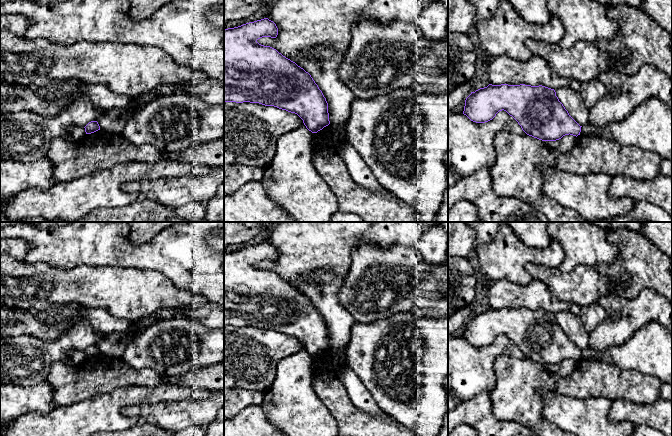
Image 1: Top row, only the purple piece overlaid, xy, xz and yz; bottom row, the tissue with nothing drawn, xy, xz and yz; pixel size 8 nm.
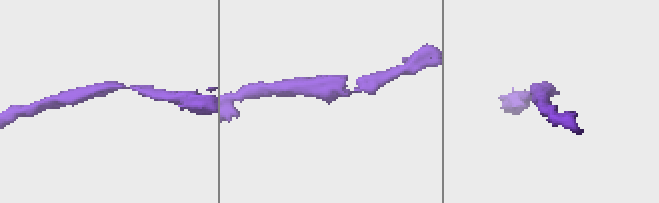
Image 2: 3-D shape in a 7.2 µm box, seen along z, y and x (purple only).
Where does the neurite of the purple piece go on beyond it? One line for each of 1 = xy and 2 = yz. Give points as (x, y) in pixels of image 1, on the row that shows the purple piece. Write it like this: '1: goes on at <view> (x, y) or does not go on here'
1: does not go on here
2: does not go on here

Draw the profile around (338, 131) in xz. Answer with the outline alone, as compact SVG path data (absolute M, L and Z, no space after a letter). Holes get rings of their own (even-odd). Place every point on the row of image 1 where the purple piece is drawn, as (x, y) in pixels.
M330 123L329 132L331 137L337 139L339 142L346 141L347 132L345 123Z

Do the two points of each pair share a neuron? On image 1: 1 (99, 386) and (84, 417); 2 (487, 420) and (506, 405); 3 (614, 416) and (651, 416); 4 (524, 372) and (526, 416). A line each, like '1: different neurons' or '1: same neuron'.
1: different neurons
2: different neurons
3: same neuron
4: same neuron

